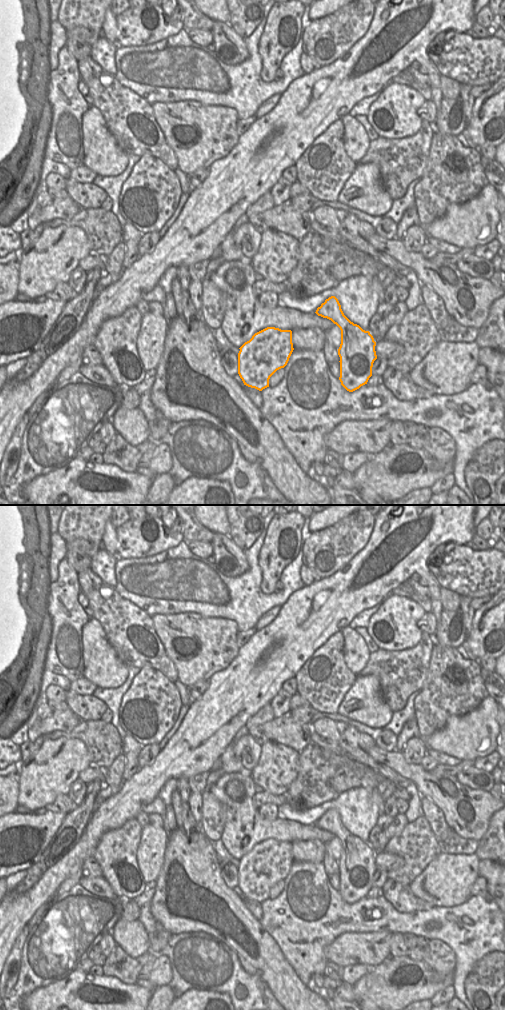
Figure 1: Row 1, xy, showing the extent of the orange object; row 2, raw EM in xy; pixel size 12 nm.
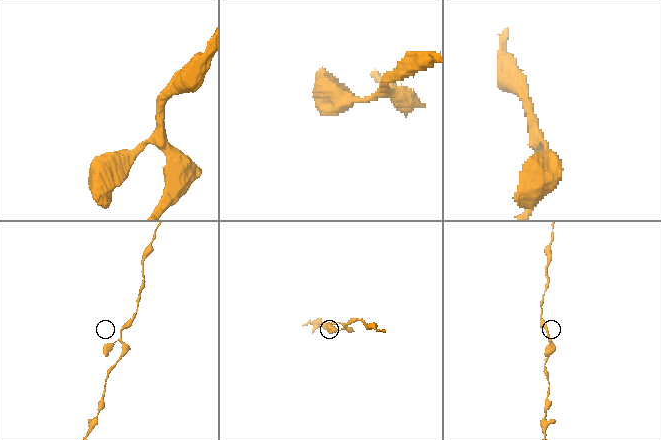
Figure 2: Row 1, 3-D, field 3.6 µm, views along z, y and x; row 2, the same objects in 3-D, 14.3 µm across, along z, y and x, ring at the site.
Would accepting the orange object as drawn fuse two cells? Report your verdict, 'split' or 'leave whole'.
leave whole

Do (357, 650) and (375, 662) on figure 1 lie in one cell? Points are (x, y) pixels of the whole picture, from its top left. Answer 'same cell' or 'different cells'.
different cells

